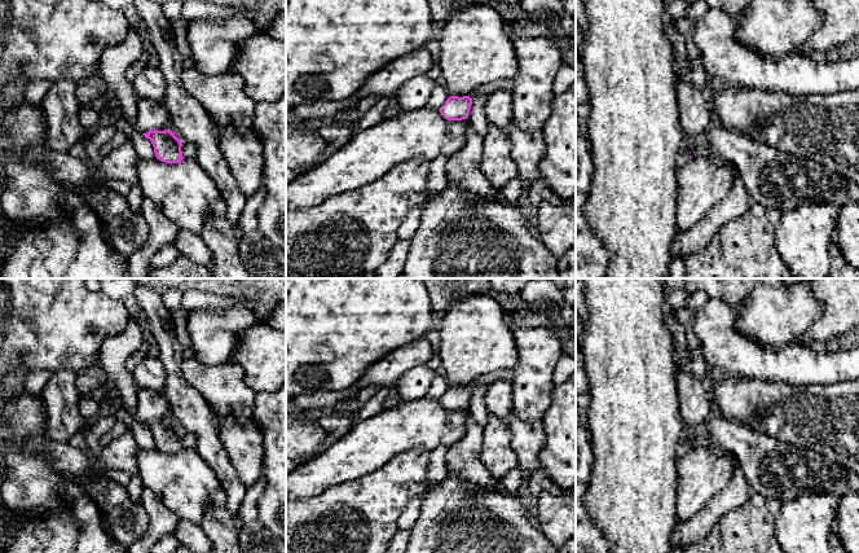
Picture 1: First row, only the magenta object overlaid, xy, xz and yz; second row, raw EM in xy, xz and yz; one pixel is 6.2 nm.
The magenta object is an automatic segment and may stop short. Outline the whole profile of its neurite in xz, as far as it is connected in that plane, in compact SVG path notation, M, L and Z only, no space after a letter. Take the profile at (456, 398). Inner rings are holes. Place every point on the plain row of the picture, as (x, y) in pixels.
M503 369L495 373L490 373L483 376L468 386L458 387L450 386L445 394L439 399L441 405L448 411L462 411L467 409L470 405L470 399L472 395L472 389L477 385L492 385L497 381L508 381L511 382L514 378L514 369Z

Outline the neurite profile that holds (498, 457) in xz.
M488 414L479 457L489 474L497 480L519 466L517 455L510 444L510 429L505 418Z

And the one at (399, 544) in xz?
M398 530L384 553L406 553L411 530Z

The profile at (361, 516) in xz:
M414 448L380 469L321 495L286 502L286 553L384 553L409 502L430 487L430 449Z

